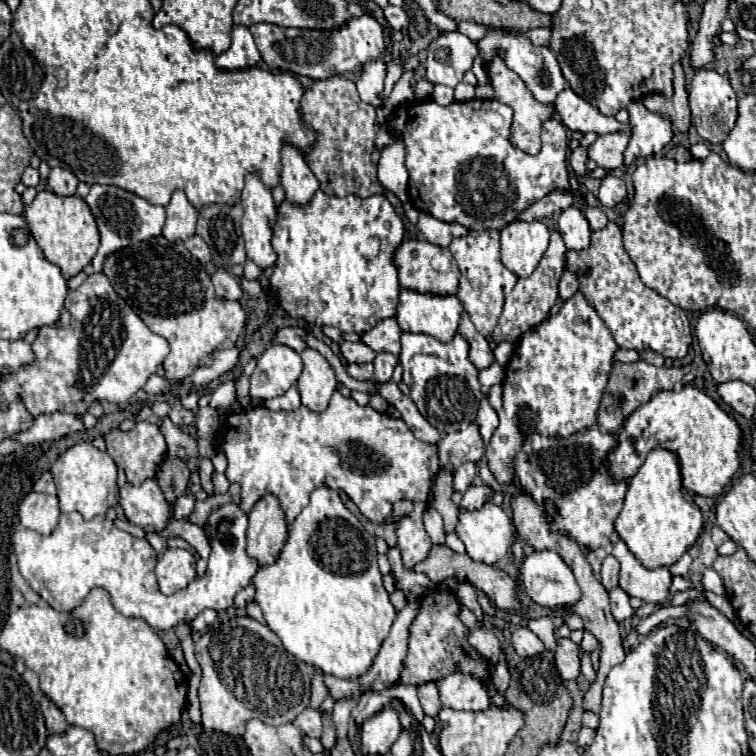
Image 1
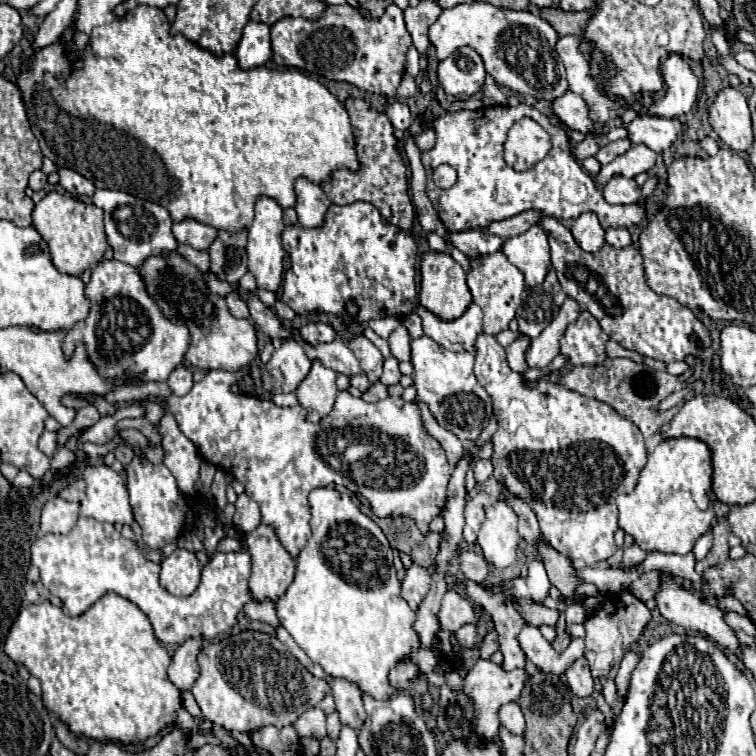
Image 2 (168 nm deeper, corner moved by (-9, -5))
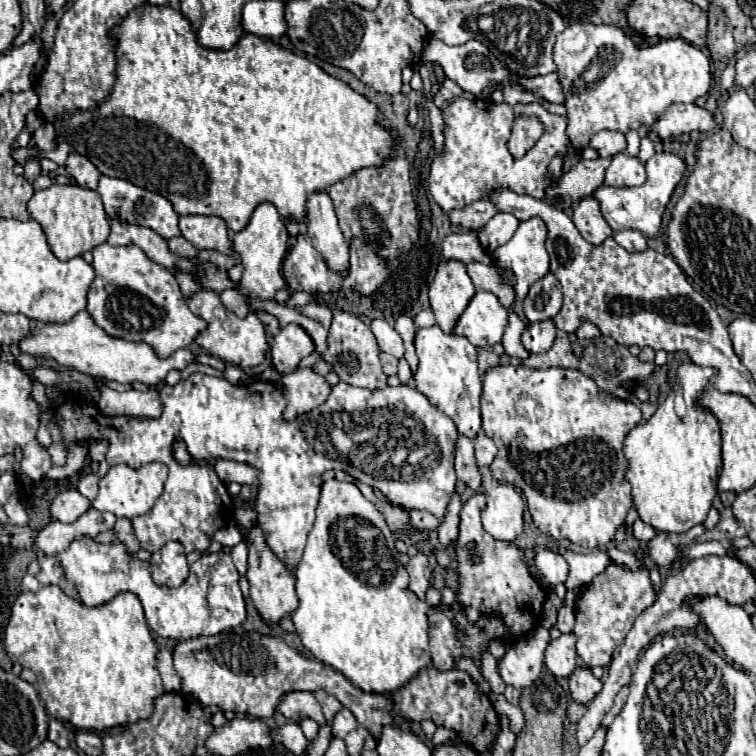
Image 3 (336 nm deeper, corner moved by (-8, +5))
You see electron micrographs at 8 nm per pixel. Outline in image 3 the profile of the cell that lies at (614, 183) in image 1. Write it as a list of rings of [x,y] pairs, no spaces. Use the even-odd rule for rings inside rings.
[[[617,153],[607,167],[605,183],[609,187],[631,187],[631,185],[643,185],[645,183],[645,167],[637,157]]]

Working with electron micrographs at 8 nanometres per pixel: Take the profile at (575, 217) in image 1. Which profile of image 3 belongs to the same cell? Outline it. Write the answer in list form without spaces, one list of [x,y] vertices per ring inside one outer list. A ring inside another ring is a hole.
[[[593,197],[581,199],[573,209],[573,223],[579,229],[581,237],[593,245],[601,245],[607,237],[613,235],[613,229],[607,225],[599,211],[599,203]]]

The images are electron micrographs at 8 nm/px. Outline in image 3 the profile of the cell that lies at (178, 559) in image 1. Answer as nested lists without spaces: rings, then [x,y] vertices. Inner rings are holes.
[[[169,541],[163,549],[155,551],[149,559],[151,575],[157,585],[179,587],[189,575],[189,563],[183,551],[183,545]]]

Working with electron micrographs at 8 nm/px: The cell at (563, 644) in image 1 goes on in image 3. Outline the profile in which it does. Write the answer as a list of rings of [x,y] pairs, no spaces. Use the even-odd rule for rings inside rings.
[[[579,665],[571,675],[569,675],[569,687],[571,687],[571,697],[579,703],[589,703],[601,689],[601,681],[593,677],[591,669],[587,665]]]

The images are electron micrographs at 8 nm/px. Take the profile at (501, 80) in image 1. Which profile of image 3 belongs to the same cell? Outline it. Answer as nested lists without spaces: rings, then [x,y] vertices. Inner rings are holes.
[[[519,115],[515,119],[515,125],[511,129],[511,137],[507,141],[507,147],[513,157],[523,157],[523,153],[531,151],[531,145],[543,135],[543,123],[539,117],[531,115]]]

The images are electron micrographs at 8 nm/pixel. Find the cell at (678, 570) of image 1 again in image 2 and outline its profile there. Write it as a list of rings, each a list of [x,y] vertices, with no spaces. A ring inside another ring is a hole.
[[[708,531],[708,533],[704,533],[698,541],[696,541],[696,545],[694,545],[694,555],[696,555],[696,561],[700,561],[700,559],[704,559],[704,555],[710,551],[710,547],[712,547],[712,531]]]

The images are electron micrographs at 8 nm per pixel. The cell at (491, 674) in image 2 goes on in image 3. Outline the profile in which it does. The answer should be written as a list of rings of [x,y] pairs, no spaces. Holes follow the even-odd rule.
[[[537,627],[535,633],[527,633],[513,647],[509,647],[507,655],[497,661],[497,673],[505,685],[523,689],[529,687],[541,673],[543,667],[543,651],[549,643],[549,631]]]

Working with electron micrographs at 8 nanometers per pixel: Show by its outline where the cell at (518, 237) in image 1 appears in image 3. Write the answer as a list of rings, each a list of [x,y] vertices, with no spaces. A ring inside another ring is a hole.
[[[531,217],[527,221],[521,221],[519,229],[511,237],[511,241],[507,241],[501,247],[497,247],[495,253],[493,253],[493,261],[499,267],[505,267],[505,269],[515,273],[515,277],[517,277],[517,283],[515,283],[517,299],[525,299],[529,287],[549,273],[549,255],[545,251],[545,239],[547,239],[545,223],[539,217]]]

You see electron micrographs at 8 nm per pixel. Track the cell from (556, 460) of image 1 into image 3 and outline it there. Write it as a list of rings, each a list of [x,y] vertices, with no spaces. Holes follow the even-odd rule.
[[[505,363],[483,373],[481,415],[485,435],[499,447],[491,473],[497,481],[507,481],[523,493],[539,531],[587,549],[603,549],[615,539],[633,505],[631,487],[625,481],[627,457],[623,455],[623,443],[627,433],[643,423],[641,411],[631,401],[599,389],[591,377],[575,369],[529,369]]]

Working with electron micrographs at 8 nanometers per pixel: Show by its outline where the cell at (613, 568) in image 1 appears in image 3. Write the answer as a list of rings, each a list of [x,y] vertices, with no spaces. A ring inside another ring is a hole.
[[[637,519],[637,521],[635,521],[635,525],[633,525],[633,537],[635,537],[637,541],[647,543],[647,541],[651,541],[655,535],[657,535],[657,533],[655,533],[655,529],[653,529],[653,527],[645,525],[641,519]]]

